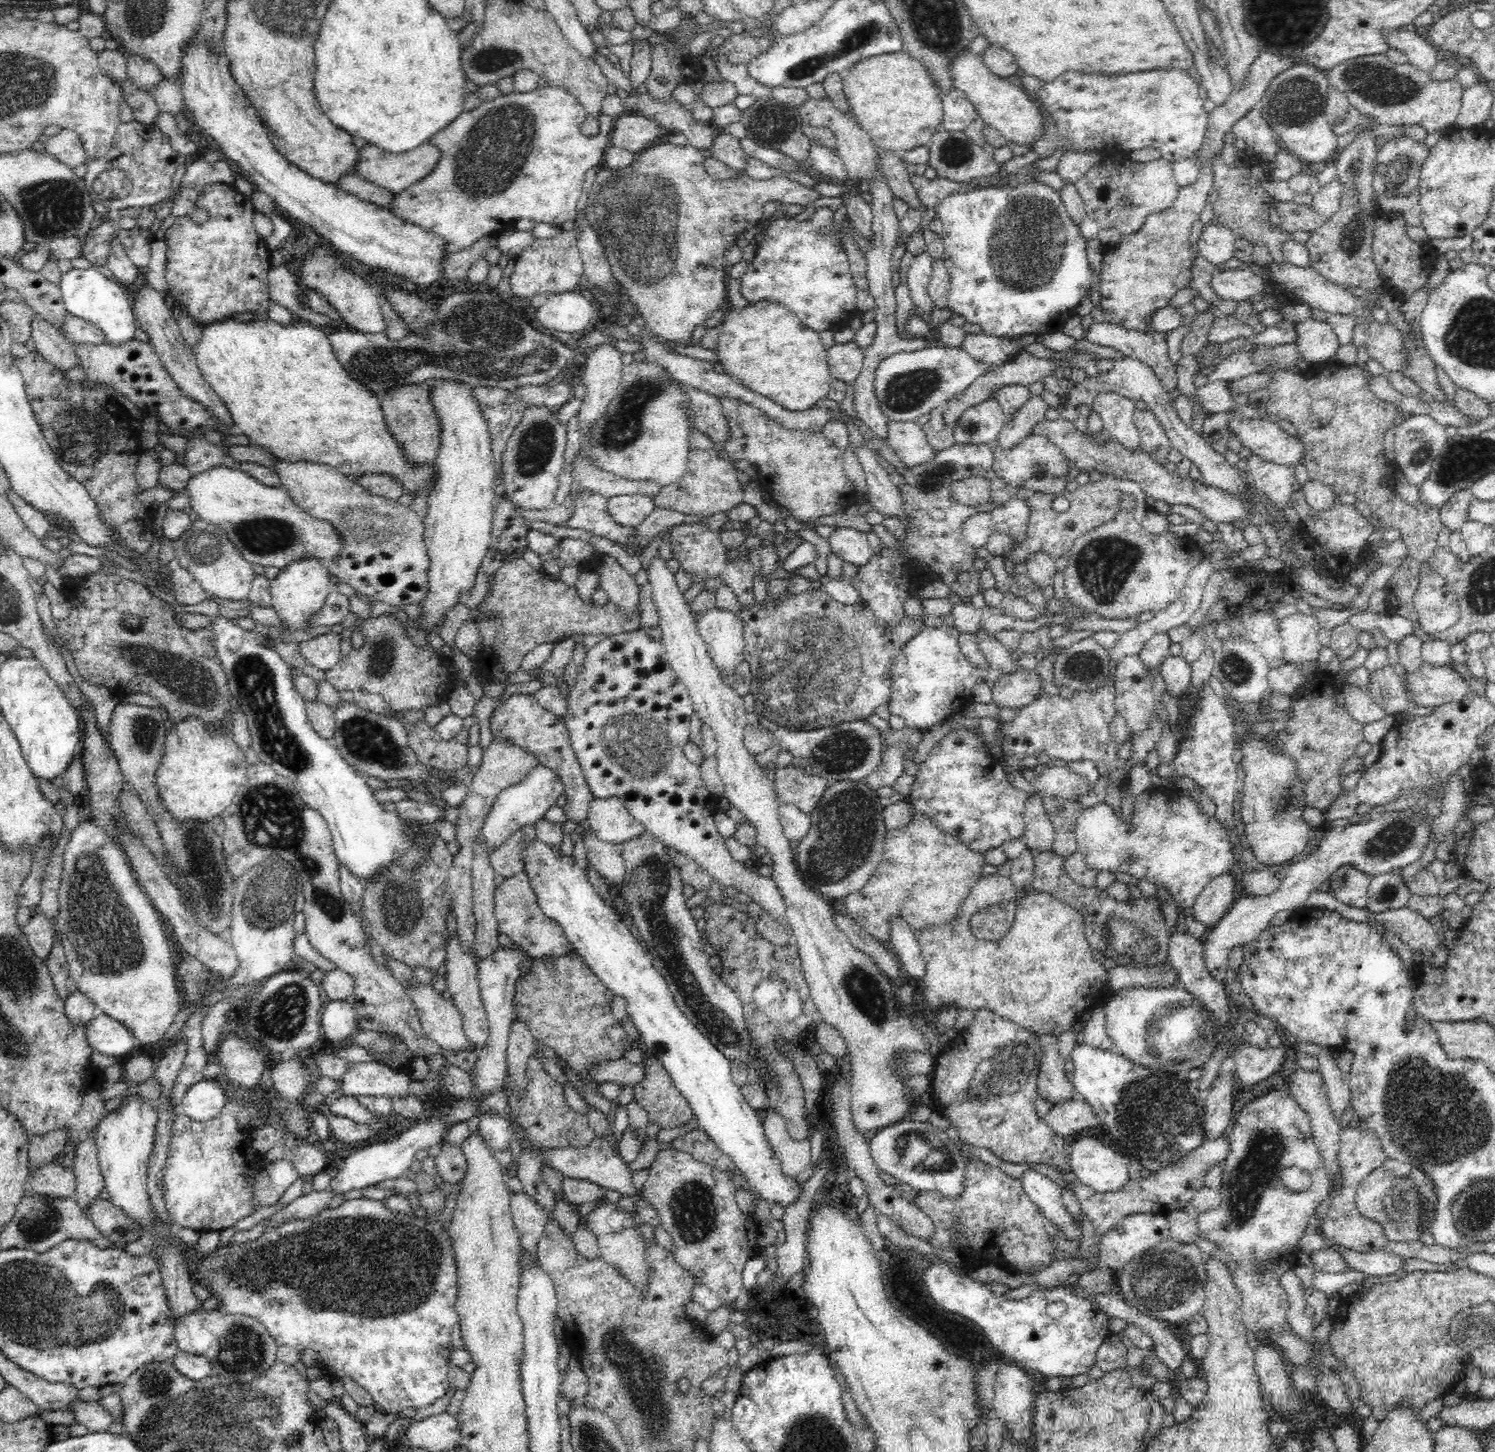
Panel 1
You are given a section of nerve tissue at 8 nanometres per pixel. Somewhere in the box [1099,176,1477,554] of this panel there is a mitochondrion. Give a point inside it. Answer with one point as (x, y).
(1353, 242)

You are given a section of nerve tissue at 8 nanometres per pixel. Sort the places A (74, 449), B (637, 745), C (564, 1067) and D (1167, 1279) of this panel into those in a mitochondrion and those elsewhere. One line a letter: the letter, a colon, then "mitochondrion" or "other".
A: mitochondrion
B: mitochondrion
C: other
D: mitochondrion

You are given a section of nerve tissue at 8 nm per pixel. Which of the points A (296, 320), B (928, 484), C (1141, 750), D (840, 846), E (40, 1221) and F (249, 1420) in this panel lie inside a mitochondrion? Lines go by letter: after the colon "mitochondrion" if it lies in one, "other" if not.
A: other
B: mitochondrion
C: other
D: mitochondrion
E: mitochondrion
F: mitochondrion

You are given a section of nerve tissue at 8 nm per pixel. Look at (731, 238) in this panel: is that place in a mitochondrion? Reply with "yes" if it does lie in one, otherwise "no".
no

